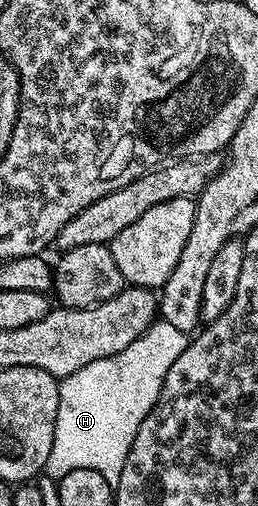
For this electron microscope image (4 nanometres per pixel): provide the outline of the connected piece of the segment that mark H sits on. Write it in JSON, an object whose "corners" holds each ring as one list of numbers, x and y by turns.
{"corners":[[156,320,141,334,124,352,116,352,107,358,92,360,92,364,84,364,67,378,61,379,58,395,60,404,56,408,56,428,52,440,52,452,48,452,45,477,55,480,68,476,76,468,92,468,108,480,108,484,117,487,120,472,124,472,124,460,128,460,128,452,132,448,132,440,136,440,136,432,140,432,140,424,152,412,157,404,160,392,164,388,164,380,168,376,168,368,176,364,176,356,184,352,188,335,180,332,180,328,172,328,172,324]]}

